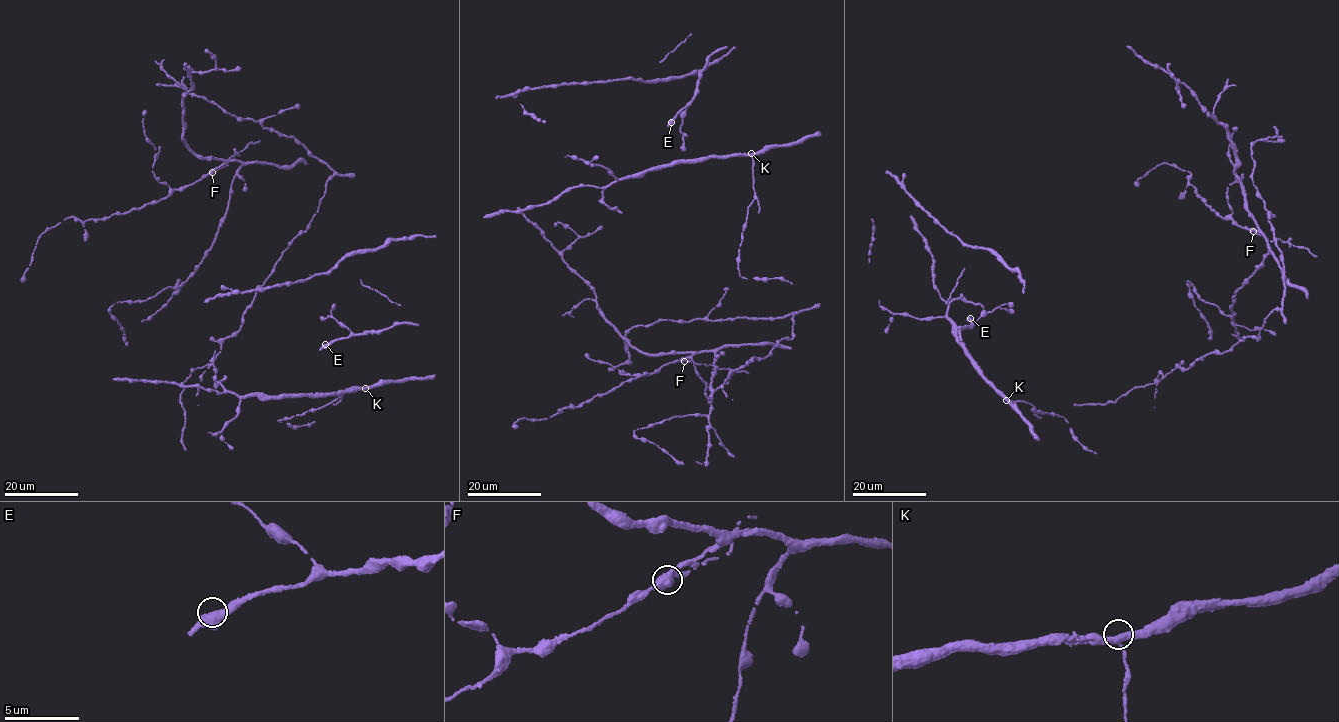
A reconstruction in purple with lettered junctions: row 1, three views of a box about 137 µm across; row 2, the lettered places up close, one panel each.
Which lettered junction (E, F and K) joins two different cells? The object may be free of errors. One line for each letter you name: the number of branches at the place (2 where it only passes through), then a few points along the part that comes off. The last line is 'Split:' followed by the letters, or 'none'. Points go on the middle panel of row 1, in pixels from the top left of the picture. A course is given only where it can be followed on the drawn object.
F: 3 | (684, 361), (748, 373)
Split: F

